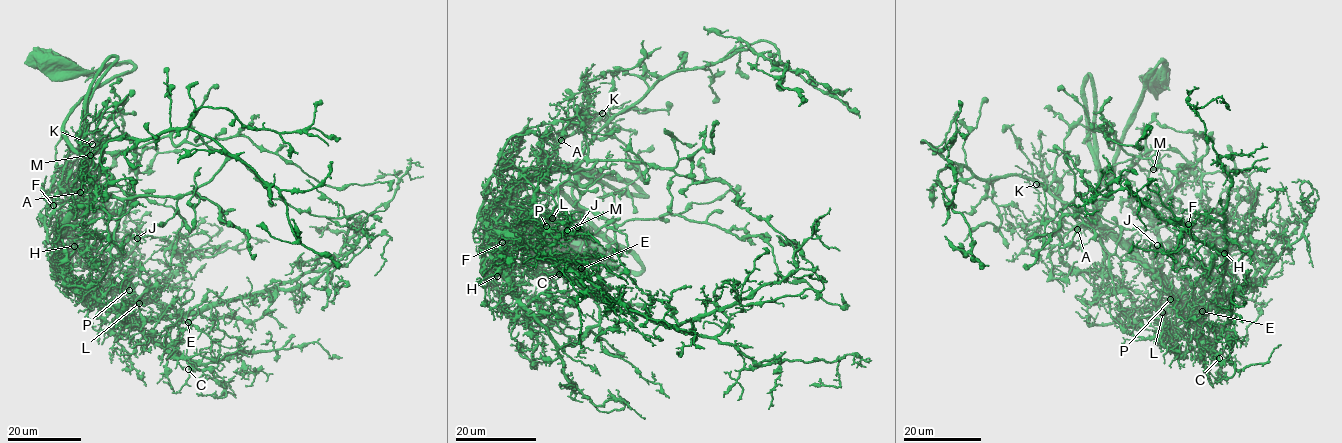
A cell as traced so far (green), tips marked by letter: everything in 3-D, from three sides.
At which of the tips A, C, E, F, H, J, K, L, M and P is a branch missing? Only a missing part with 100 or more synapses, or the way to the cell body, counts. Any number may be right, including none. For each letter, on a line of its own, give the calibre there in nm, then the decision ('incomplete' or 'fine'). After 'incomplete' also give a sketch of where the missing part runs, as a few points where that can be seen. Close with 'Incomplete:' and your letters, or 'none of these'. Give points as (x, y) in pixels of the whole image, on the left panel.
A: 100 nm | fine
C: 120 nm | fine
E: 140 nm | fine
F: 140 nm | fine
H: 110 nm | fine
J: 110 nm | fine
K: 80 nm | fine
L: 90 nm | fine
M: 100 nm | incomplete | (90, 155), (98, 157), (109, 151), (105, 104)
P: 110 nm | fine
Incomplete: M

